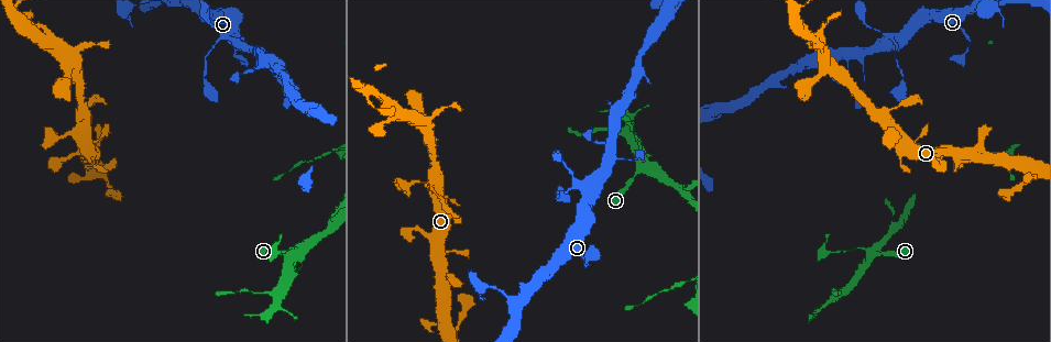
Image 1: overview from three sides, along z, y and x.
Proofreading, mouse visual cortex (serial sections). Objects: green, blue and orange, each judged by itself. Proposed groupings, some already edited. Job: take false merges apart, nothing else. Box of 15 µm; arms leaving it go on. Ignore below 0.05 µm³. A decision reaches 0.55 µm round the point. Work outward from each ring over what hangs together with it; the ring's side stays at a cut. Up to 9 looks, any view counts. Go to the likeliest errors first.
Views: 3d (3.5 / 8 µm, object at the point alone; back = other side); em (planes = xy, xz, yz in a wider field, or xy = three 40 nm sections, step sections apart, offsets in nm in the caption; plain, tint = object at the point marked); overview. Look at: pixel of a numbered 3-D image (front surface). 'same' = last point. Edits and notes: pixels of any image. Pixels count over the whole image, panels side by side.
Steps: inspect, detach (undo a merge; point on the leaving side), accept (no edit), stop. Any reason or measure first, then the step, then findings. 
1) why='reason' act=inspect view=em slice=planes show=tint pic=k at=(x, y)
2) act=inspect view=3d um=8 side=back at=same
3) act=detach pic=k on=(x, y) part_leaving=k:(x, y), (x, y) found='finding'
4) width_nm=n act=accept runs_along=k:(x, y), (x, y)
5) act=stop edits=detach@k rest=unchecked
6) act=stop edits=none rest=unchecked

why='four or more arms meet' act=inspect view=3d um=3.5 pic=1 at=(639, 166)

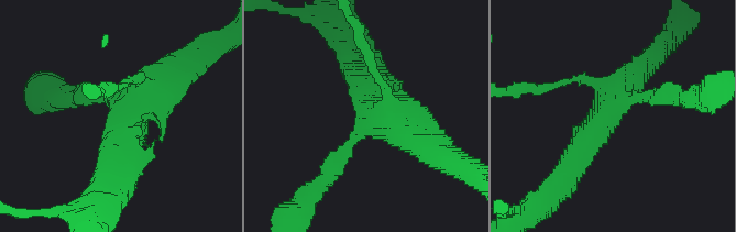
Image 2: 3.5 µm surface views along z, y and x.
why='need the tissue' act=inspect view=em slice=xy step=3 show=tint pic=2 at=(368, 123)

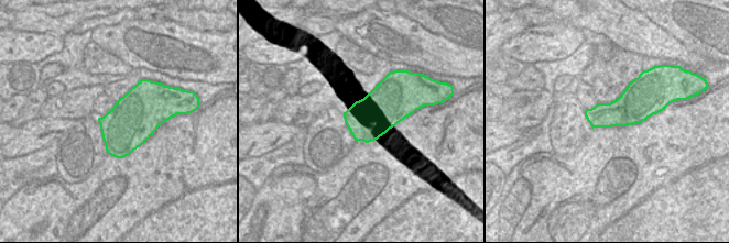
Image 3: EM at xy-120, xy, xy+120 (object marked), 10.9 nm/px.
why='another direction' act=inspect view=em slice=xy step=5 show=tint at=same

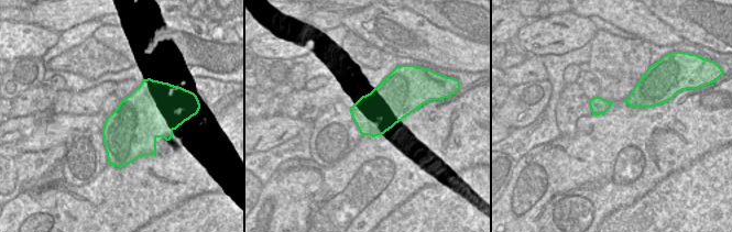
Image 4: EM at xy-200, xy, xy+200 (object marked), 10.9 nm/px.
act=accept runs_along=2:(674, 97), (618, 103), (573, 164) found='continuous, no second cell'

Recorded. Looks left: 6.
act=inspect view=3d um=3.5 pic=1 at=(686, 191)

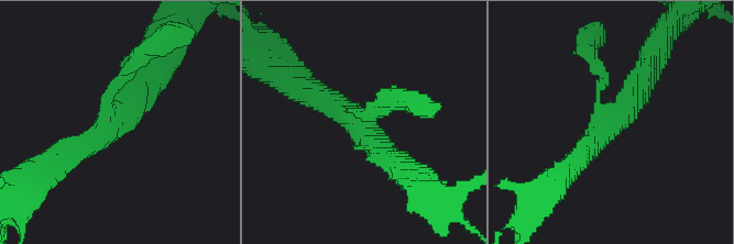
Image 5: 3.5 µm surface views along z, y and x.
arms=3 arm_widths_nm=150,350,350 why='shape alone is not enough' act=inspect view=em slice=xy step=1 show=tint pic=5 at=(110, 124)

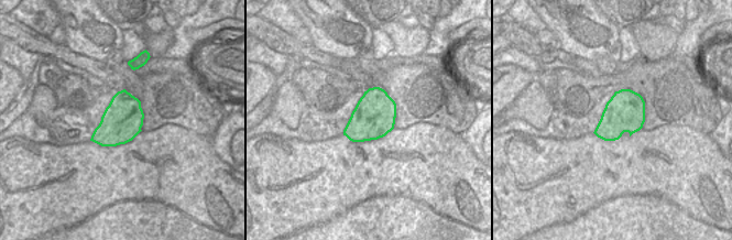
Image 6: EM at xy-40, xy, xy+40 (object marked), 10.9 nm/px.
act=inspect view=em slice=xy step=3 show=tint at=same

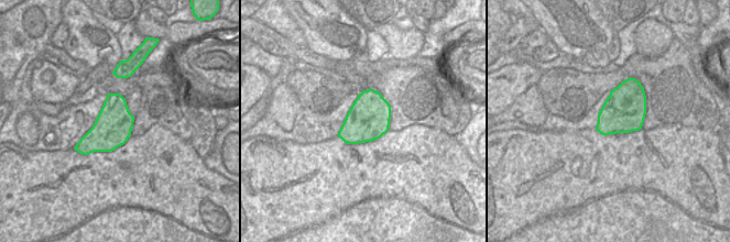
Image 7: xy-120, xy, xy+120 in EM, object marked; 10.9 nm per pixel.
act=accept runs_along=5:(54, 158), (111, 124), (142, 67) found='continuous, no second cell'

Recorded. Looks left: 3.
why='sudden change in width' act=inspect view=3d um=3.5 pic=1 at=(895, 36)

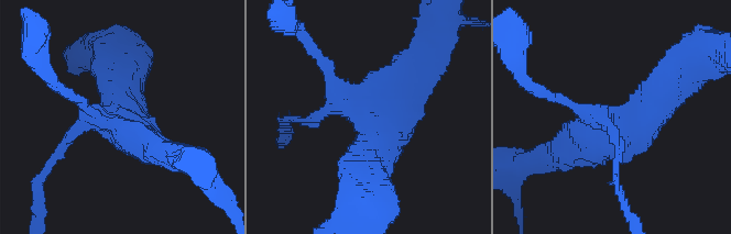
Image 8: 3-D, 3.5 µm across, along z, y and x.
act=inspect view=em slice=xy step=3 show=tint pic=8 at=(115, 123)

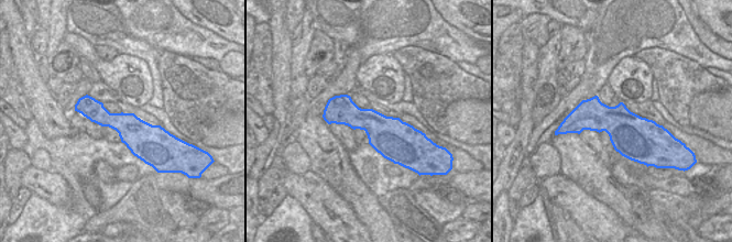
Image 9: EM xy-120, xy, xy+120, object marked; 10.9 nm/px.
act=inspect view=em slice=xy step=2 show=tint at=same

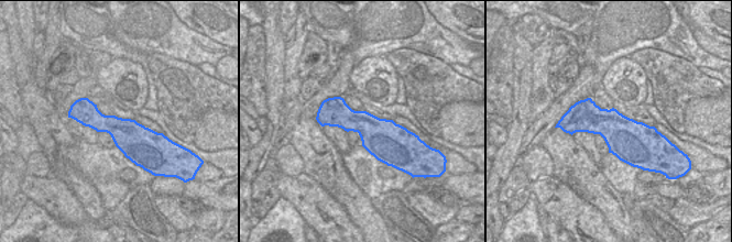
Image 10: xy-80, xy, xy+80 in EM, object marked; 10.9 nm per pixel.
act=accept runs_along=10:(70, 113), (129, 136), (161, 136) found='one cell here'

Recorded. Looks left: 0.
act=stop edits=none rest=unchecked

